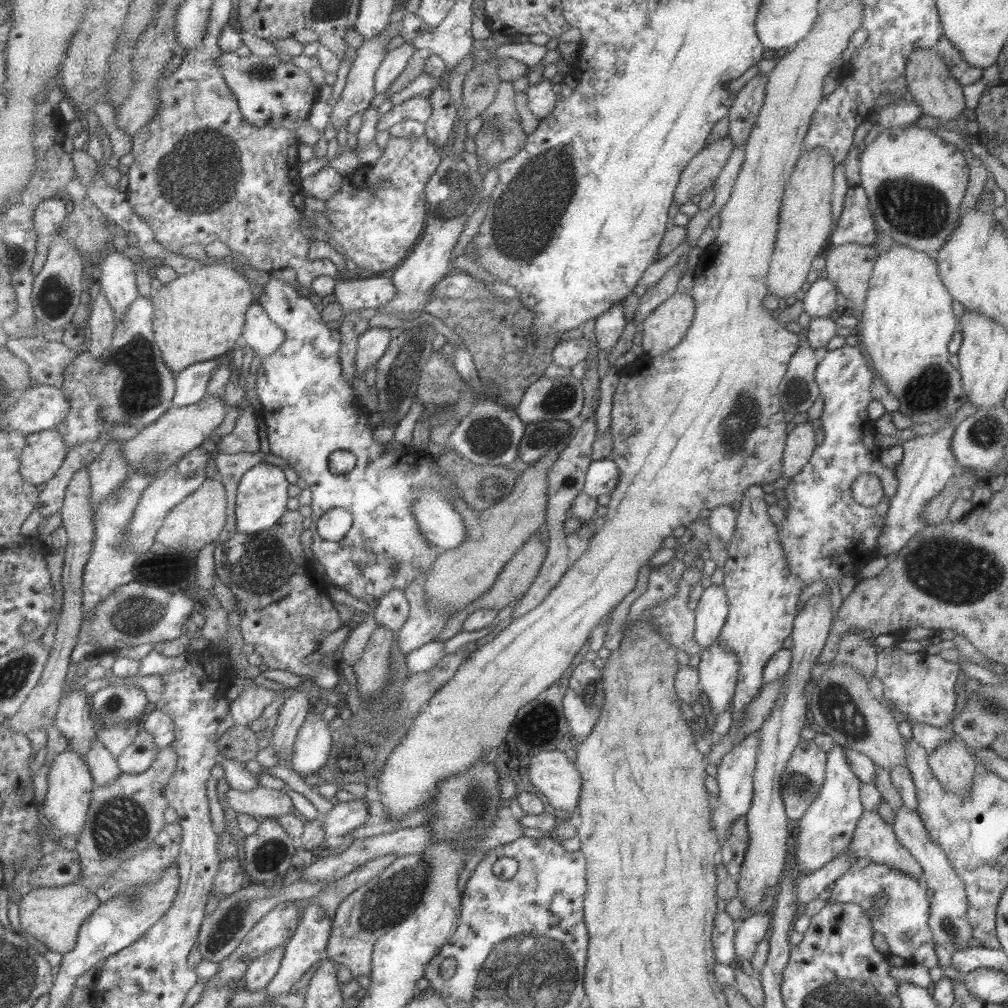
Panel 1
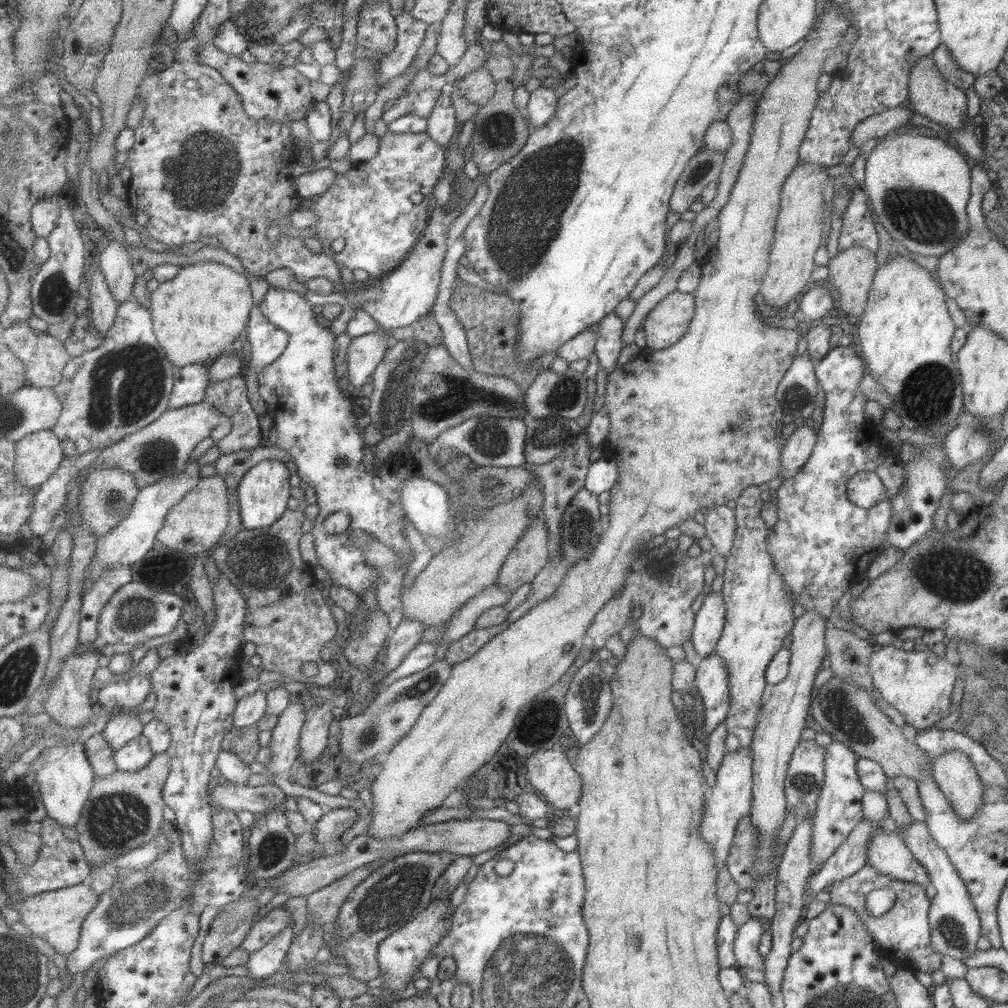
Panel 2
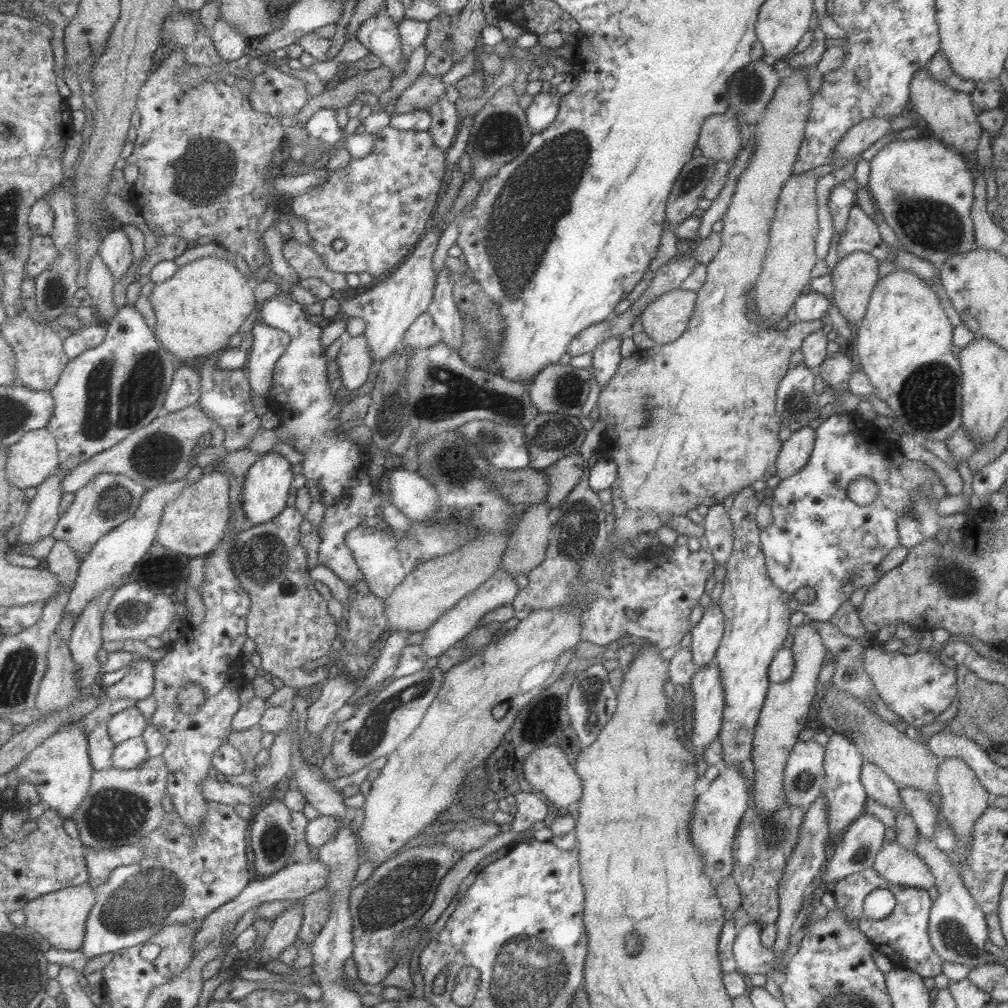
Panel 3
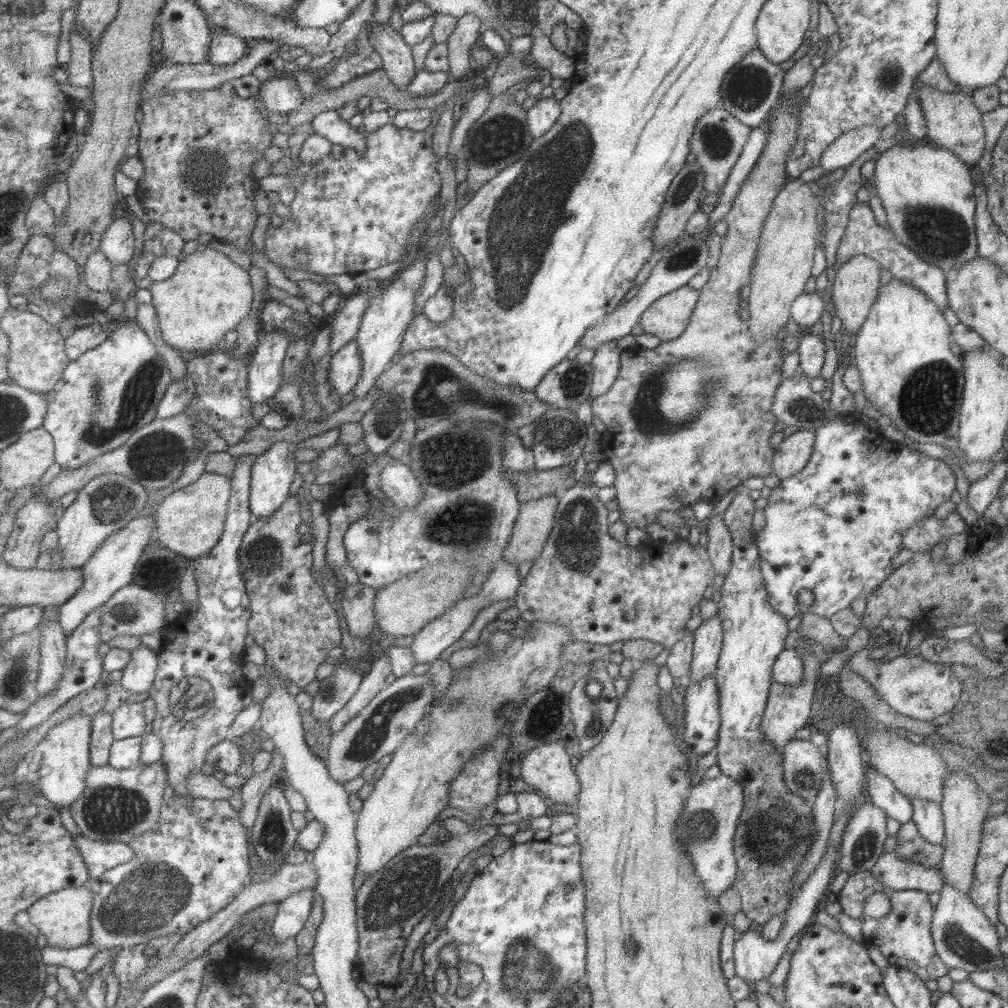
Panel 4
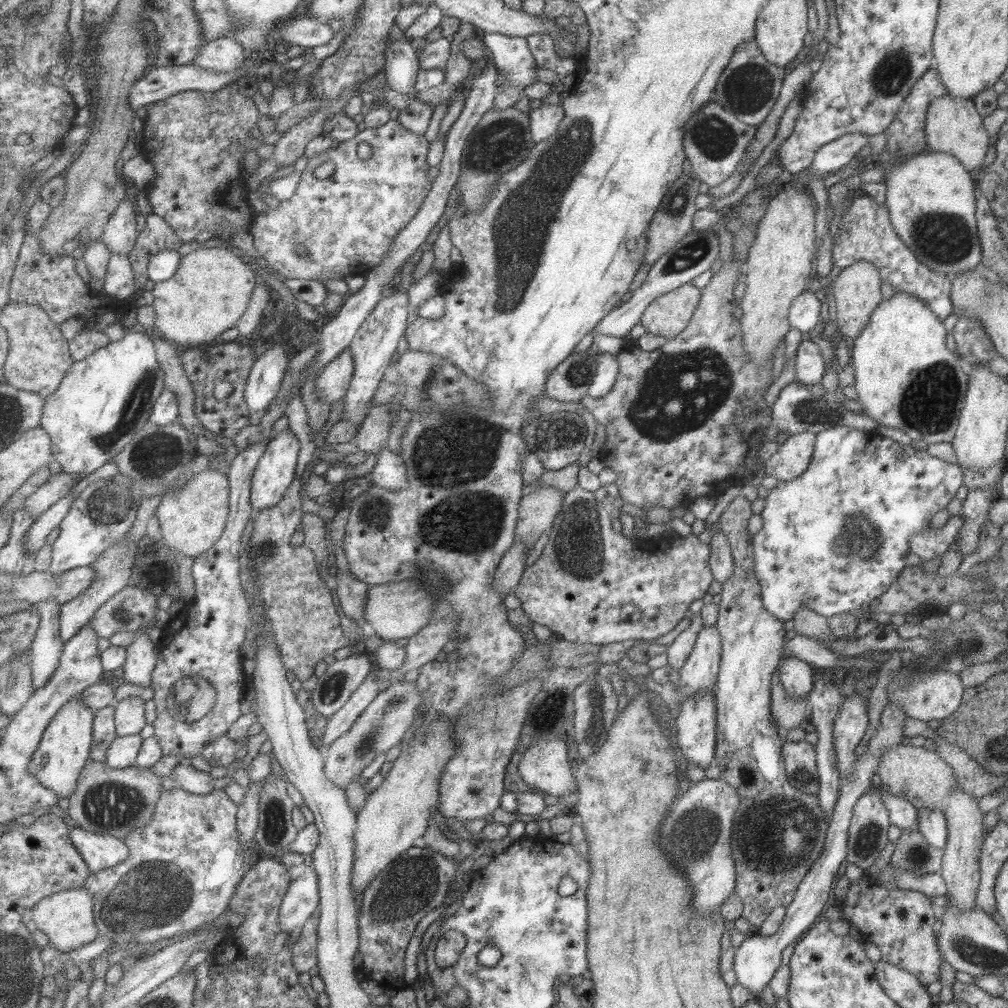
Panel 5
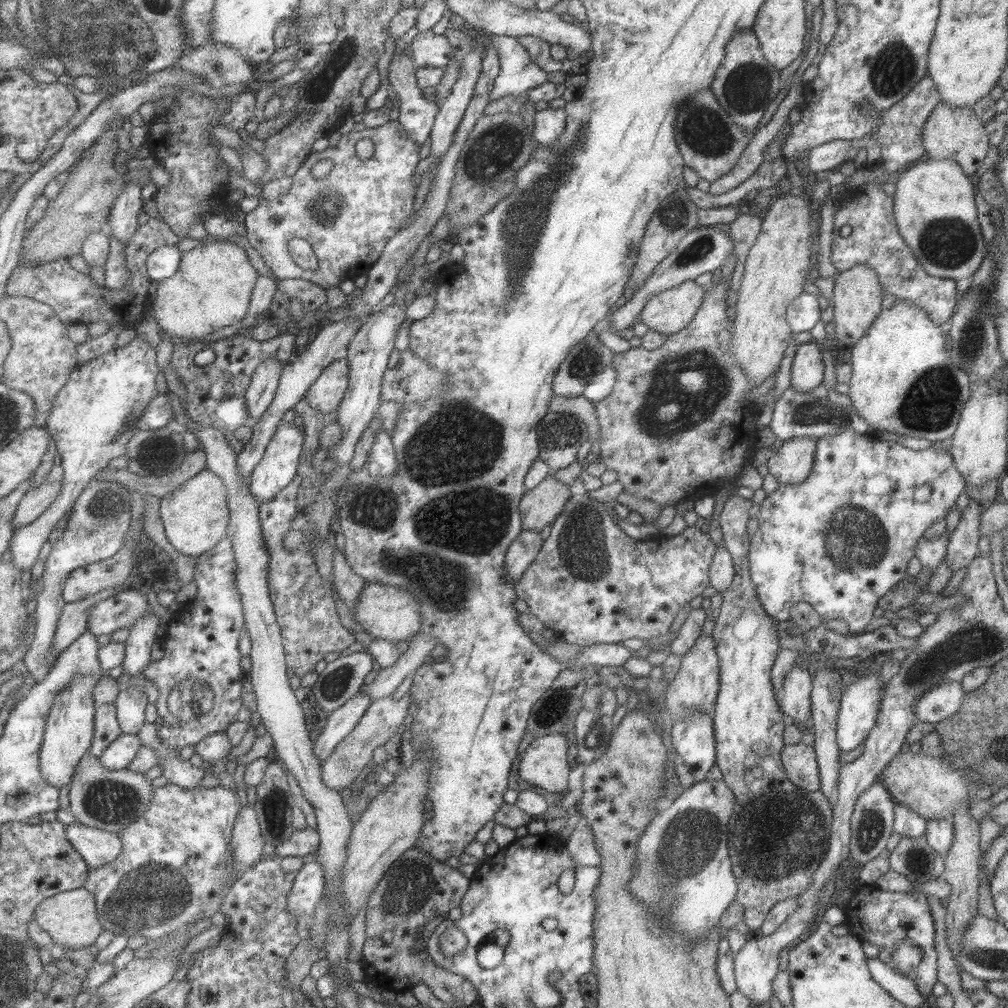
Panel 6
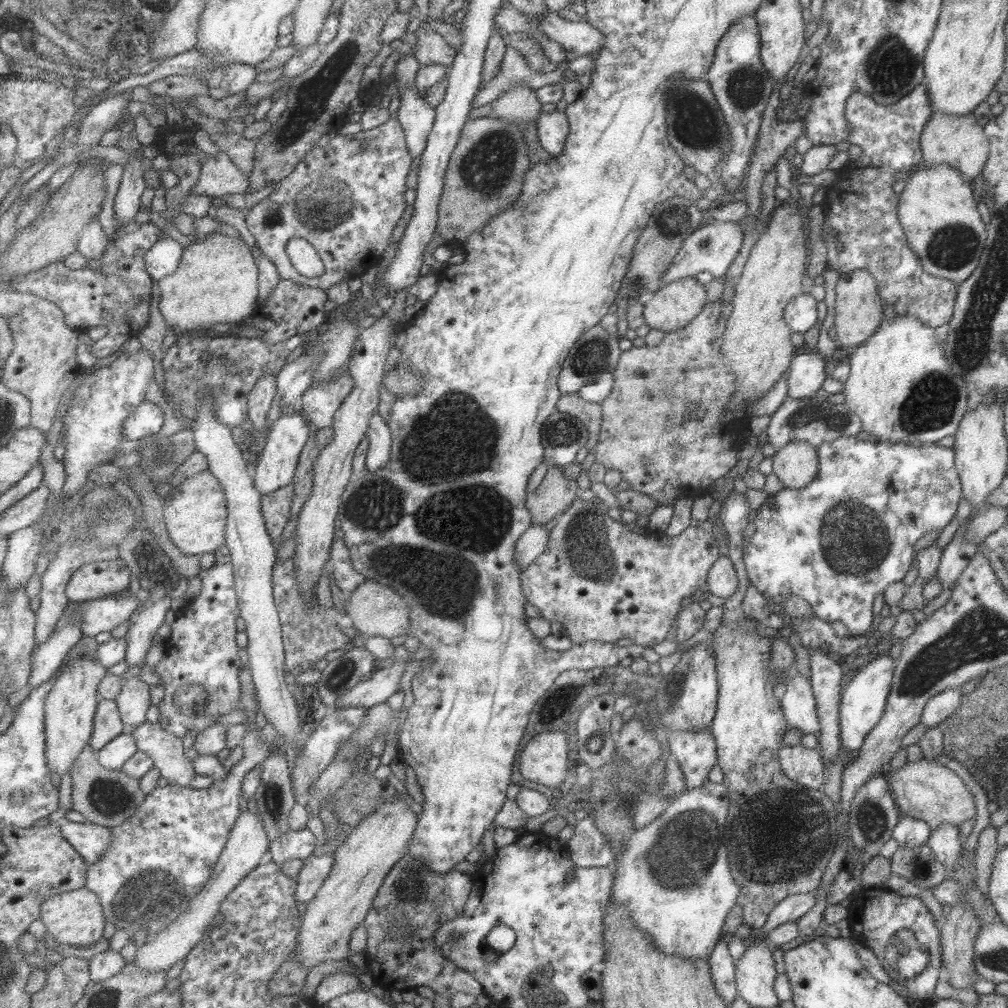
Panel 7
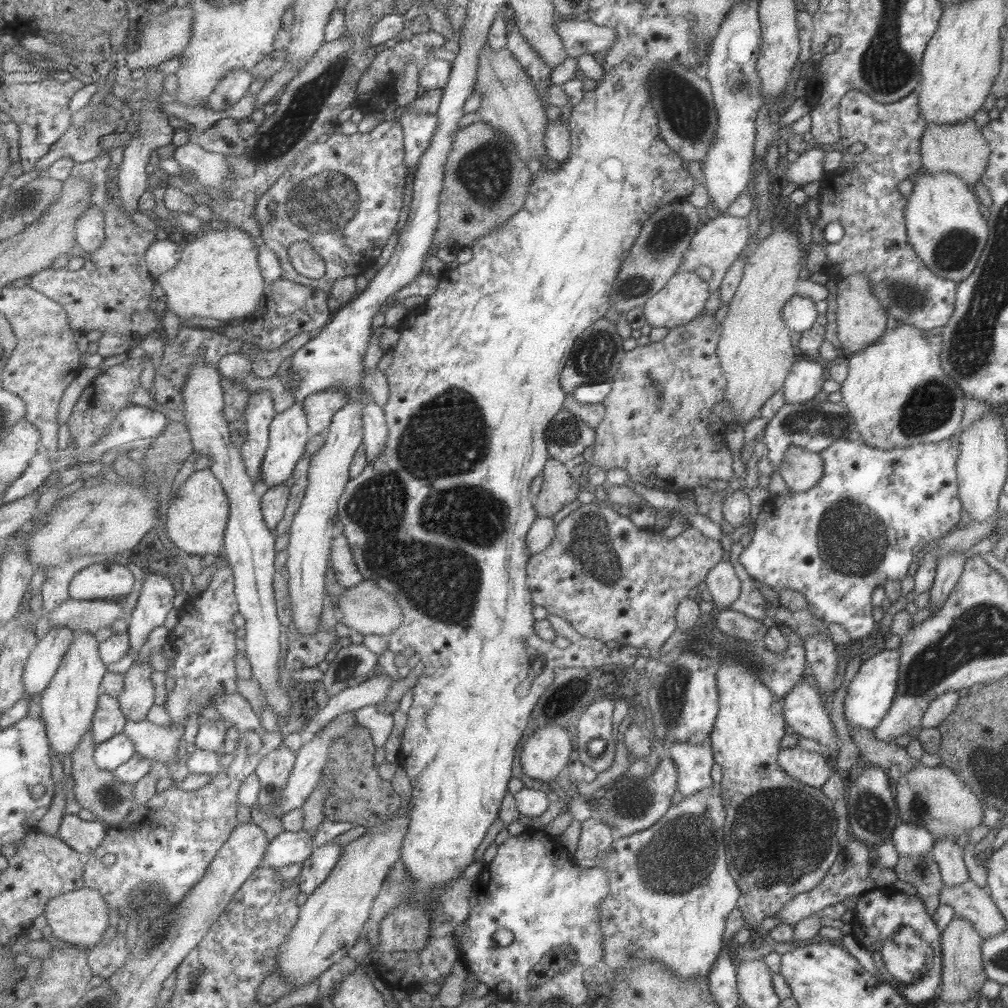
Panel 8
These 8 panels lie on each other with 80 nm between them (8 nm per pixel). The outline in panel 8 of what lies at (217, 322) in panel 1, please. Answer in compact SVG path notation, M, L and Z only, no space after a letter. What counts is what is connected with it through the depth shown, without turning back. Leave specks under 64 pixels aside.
M232 225L223 231L205 229L184 246L184 253L174 270L156 279L165 292L168 310L171 310L181 320L180 326L187 326L191 329L200 327L204 318L216 319L223 324L237 323L259 310L268 285L260 267L260 247L255 246L251 238L251 234Z

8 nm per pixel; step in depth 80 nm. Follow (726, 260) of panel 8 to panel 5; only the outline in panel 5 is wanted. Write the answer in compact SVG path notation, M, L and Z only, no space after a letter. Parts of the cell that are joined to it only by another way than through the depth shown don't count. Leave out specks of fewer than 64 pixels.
M692 230L686 234L649 266L648 273L641 285L599 320L592 328L591 336L605 334L605 336L624 337L640 321L643 311L652 300L682 284L690 283L695 276L709 269L711 262L718 259L717 251L717 235L714 235L712 231Z

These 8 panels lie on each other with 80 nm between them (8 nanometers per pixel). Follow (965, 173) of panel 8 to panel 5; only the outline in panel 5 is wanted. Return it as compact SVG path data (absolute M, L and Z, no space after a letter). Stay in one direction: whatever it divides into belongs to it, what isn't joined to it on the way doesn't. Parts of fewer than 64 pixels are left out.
M947 94L931 99L927 105L924 133L927 150L954 156L968 173L975 175L990 145L987 131L983 129L982 116L976 111L974 102Z

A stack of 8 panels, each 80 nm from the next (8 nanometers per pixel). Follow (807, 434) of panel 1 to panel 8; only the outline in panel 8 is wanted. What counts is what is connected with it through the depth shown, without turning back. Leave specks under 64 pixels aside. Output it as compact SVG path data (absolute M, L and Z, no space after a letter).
M789 446L776 466L789 491L804 493L818 483L822 475L823 461L819 453L799 446Z

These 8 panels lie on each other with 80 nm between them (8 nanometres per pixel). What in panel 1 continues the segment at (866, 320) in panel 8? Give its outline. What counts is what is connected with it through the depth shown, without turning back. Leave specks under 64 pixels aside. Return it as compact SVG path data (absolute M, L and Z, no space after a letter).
M857 243L833 245L824 254L826 276L846 300L846 309L863 306L877 251Z

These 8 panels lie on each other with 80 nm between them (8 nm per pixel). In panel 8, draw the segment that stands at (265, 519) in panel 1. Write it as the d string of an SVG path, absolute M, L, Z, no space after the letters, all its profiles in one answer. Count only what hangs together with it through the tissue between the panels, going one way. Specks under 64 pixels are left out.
M296 401L289 409L277 414L270 427L270 446L261 465L262 484L265 489L279 486L293 478L298 462L305 455L307 443L312 436L303 403Z

